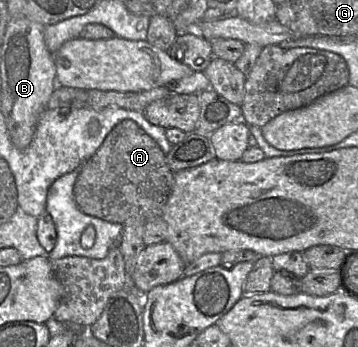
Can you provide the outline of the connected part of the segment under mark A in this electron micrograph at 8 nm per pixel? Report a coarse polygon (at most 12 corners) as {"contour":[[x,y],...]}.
{"contour":[[123,120],[78,170],[77,208],[111,223],[161,216],[174,172]]}

